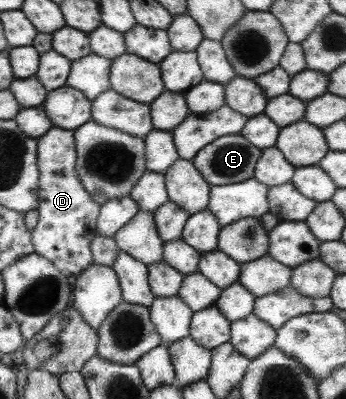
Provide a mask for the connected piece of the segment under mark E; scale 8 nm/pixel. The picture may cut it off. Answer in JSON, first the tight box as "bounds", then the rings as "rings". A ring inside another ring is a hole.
{"bounds":[191,135,261,186],"rings":[[[225,135],[218,136],[213,142],[199,149],[191,163],[207,184],[213,186],[233,184],[253,176],[254,166],[260,154],[261,149],[251,146],[241,135]]]}

